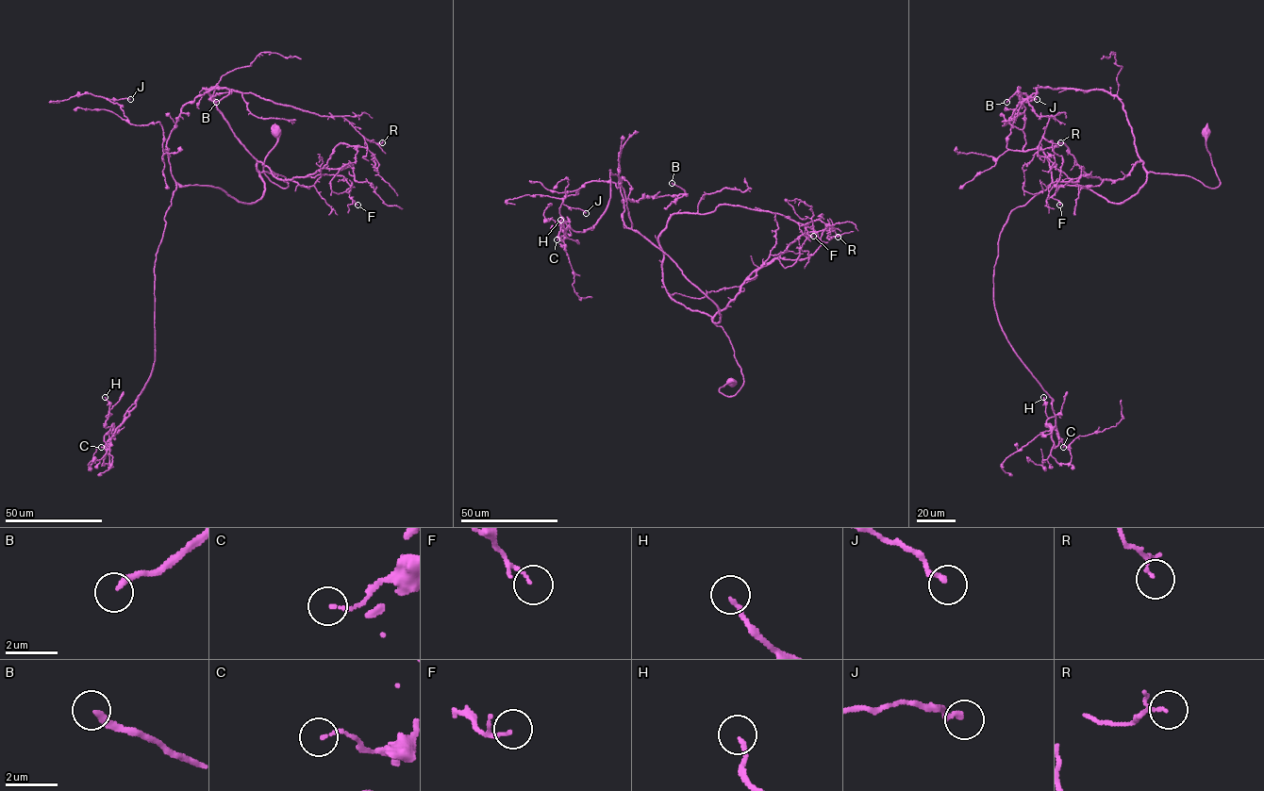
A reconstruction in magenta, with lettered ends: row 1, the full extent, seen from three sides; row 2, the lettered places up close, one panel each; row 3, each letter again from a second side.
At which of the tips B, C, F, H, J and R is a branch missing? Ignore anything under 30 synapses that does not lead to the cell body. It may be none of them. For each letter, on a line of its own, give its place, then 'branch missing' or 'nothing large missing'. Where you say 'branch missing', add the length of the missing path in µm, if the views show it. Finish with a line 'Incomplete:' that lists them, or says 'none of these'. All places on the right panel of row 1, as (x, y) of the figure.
B: (1006, 102) | branch missing | 30 µm
C: (1063, 447) | nothing large missing
F: (1059, 205) | nothing large missing
H: (1043, 397) | nothing large missing
J: (1037, 99) | nothing large missing
R: (1060, 142) | nothing large missing
Incomplete: B

